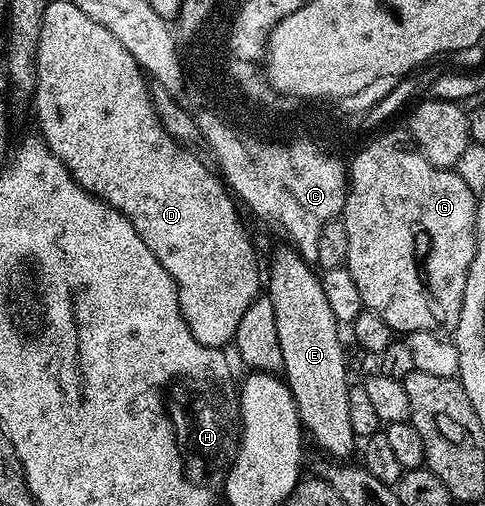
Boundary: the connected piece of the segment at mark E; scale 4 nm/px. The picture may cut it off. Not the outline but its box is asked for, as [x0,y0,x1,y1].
[266,245,358,461]

